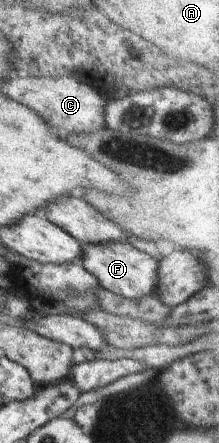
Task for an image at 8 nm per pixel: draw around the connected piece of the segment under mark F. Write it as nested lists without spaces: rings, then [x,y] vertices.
[[[125,241],[81,248],[83,255],[82,260],[79,258],[79,264],[86,272],[95,276],[104,290],[133,301],[154,296],[158,284],[158,258],[139,252]]]

